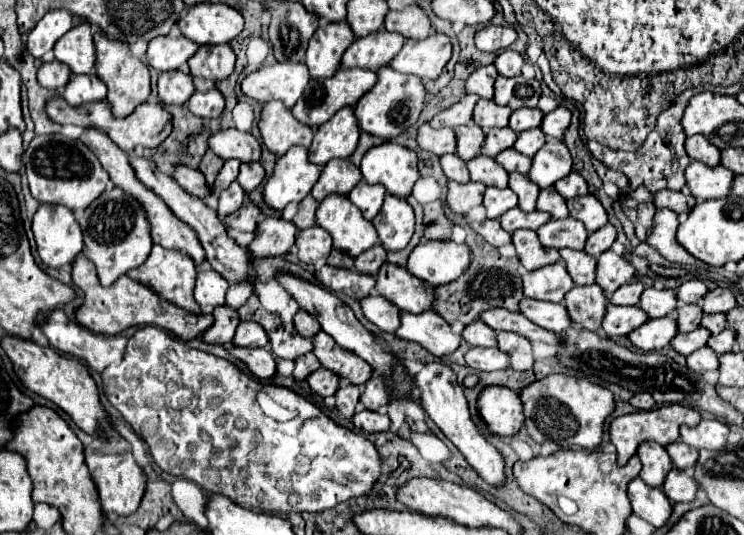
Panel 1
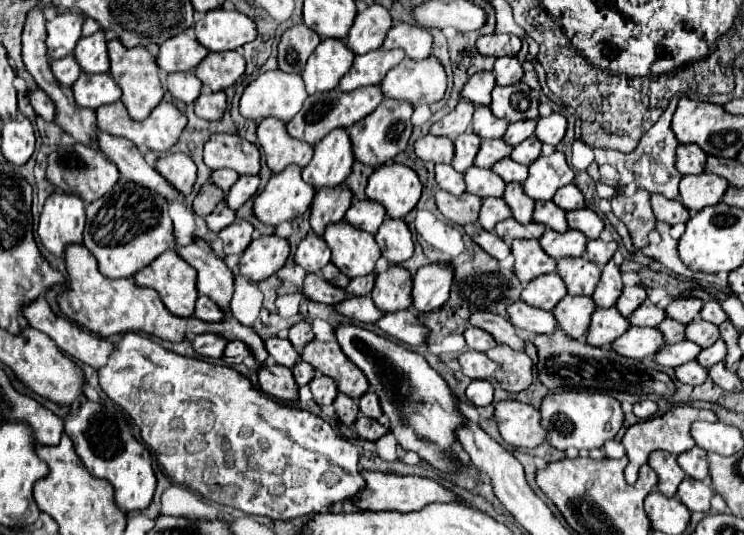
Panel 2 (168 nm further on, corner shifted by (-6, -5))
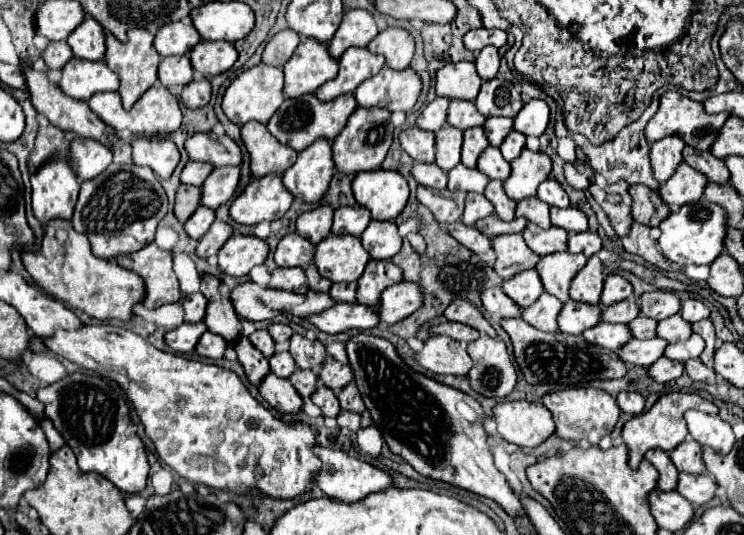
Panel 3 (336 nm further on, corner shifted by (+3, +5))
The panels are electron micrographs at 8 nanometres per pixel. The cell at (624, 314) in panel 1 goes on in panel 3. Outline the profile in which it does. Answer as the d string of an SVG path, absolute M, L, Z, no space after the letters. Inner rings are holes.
M566 301L560 317L558 317L558 325L562 333L568 335L582 335L584 329L590 329L594 325L600 323L600 315L602 315L602 305L582 305L580 301Z

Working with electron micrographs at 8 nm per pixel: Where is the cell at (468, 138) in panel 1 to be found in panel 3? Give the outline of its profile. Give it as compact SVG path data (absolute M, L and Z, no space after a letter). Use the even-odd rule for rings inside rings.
M444 125L436 133L436 163L450 171L460 163L460 149L462 149L462 131L454 129L452 125Z

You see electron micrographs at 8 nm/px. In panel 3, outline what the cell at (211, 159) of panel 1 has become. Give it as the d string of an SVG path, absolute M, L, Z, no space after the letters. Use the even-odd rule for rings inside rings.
M180 185L178 193L176 193L176 205L174 205L174 213L176 217L184 223L186 219L190 219L190 215L200 207L200 199L202 199L202 189L196 185Z

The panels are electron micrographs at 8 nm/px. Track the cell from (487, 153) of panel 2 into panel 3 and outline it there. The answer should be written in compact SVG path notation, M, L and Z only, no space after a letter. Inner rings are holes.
M472 127L464 131L464 145L462 145L462 163L466 167L476 167L480 153L488 147L488 137L482 127Z

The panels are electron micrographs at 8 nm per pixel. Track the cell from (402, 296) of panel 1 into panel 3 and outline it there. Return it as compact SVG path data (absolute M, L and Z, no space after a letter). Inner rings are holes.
M370 259L362 277L358 279L356 299L358 299L358 303L374 307L374 305L378 305L380 293L398 281L402 281L402 269L400 267L396 267L392 261Z

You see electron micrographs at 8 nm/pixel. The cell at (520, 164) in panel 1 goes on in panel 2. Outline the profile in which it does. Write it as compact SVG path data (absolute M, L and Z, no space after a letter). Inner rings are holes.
M505 157L505 159L501 159L499 163L495 163L495 167L491 167L505 183L511 183L511 181L515 181L515 183L523 183L525 179L527 179L527 167L523 167L523 165L519 165L519 163L515 163L513 159L509 159L509 157Z

